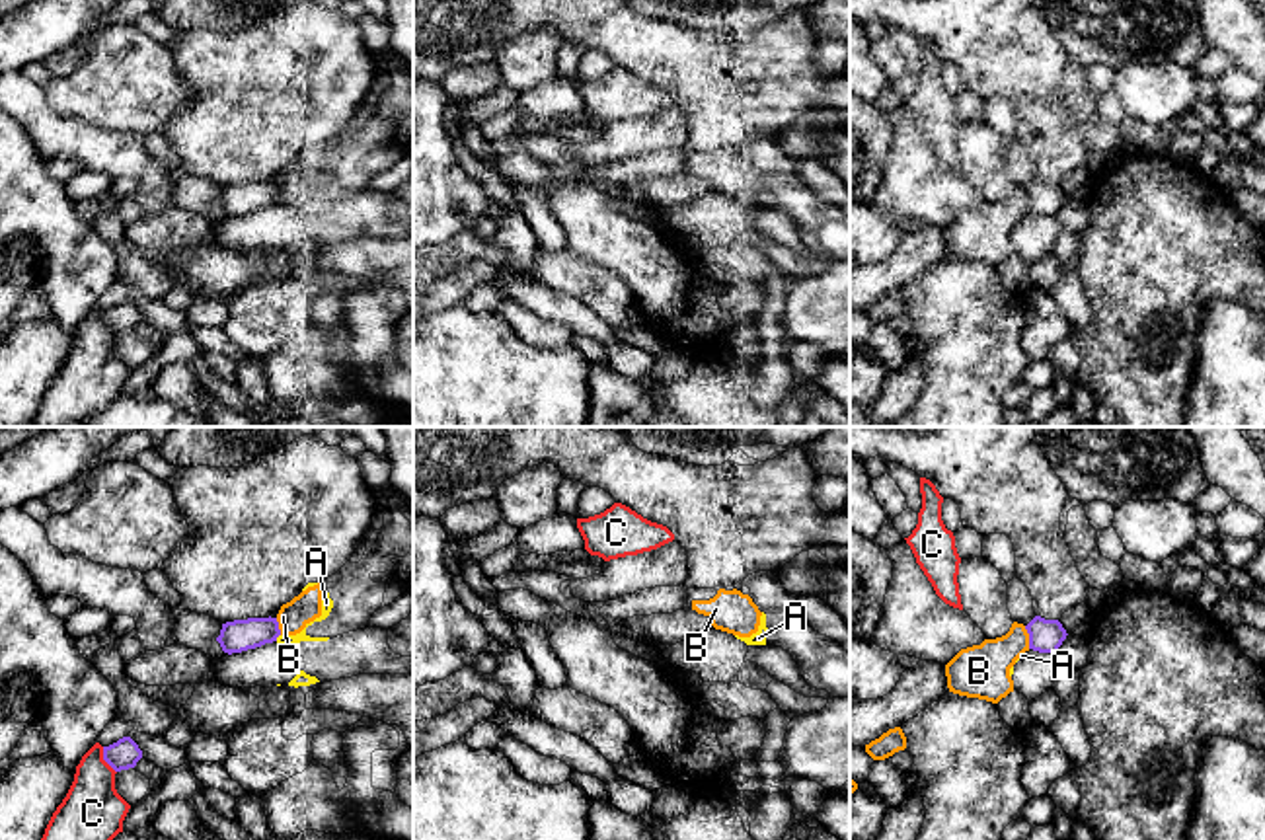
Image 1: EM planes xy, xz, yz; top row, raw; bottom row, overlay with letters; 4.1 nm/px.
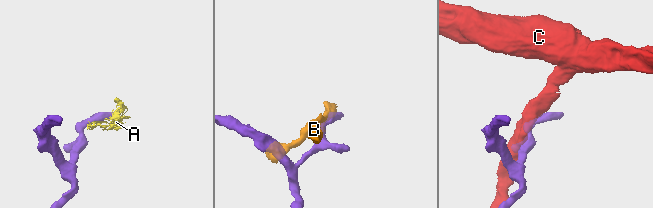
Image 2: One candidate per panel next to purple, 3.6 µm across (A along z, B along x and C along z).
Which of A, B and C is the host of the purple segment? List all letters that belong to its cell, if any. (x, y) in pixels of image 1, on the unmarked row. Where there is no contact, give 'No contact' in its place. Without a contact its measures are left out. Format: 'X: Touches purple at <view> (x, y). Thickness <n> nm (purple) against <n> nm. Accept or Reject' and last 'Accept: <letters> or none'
A: Touches purple at xy (277, 199). Thickness 130 nm (purple) against 50 nm. Reject
B: Touches purple at yz (1030, 201). Thickness 140 nm (purple) against 220 nm. Reject
C: Touches purple at xy (104, 322). Thickness 120 nm (purple) against 260 nm. Reject
Accept: none

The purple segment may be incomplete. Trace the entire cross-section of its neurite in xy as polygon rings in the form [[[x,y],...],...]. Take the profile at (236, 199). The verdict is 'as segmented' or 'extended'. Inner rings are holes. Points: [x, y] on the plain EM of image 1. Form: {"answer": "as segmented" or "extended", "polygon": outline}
{"answer": "extended", "polygon": [[[300,0],[242,31],[177,31],[168,47],[189,88],[189,101],[172,115],[162,134],[181,160],[179,173],[207,177],[222,187],[216,205],[228,218],[277,205],[281,193],[271,177],[308,146],[322,146],[351,125],[376,76],[374,57],[363,43],[357,21],[318,0]]]}

